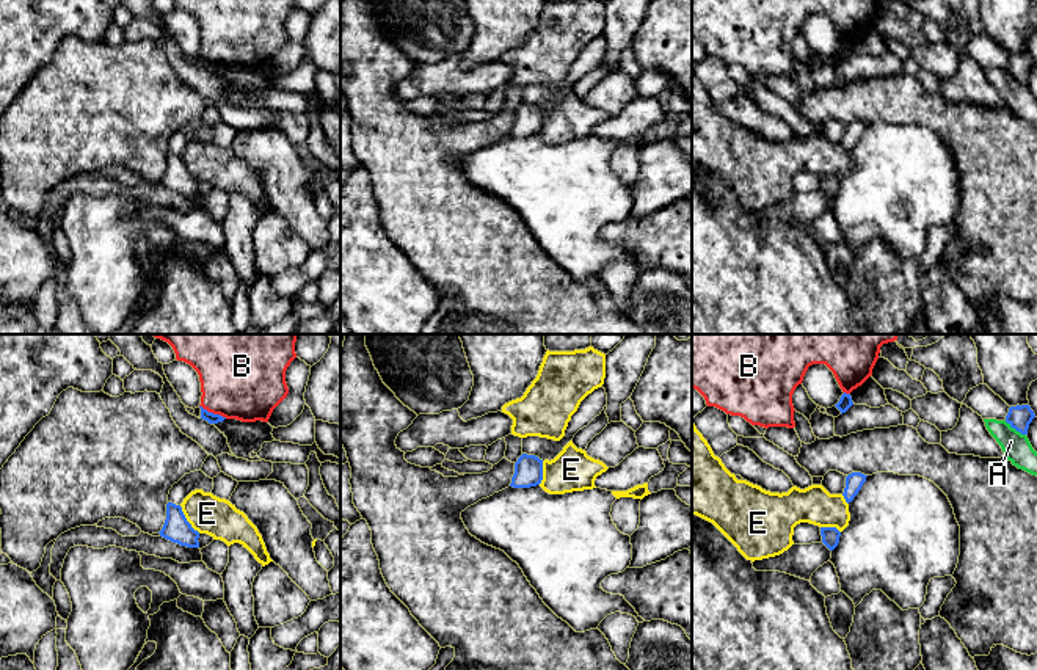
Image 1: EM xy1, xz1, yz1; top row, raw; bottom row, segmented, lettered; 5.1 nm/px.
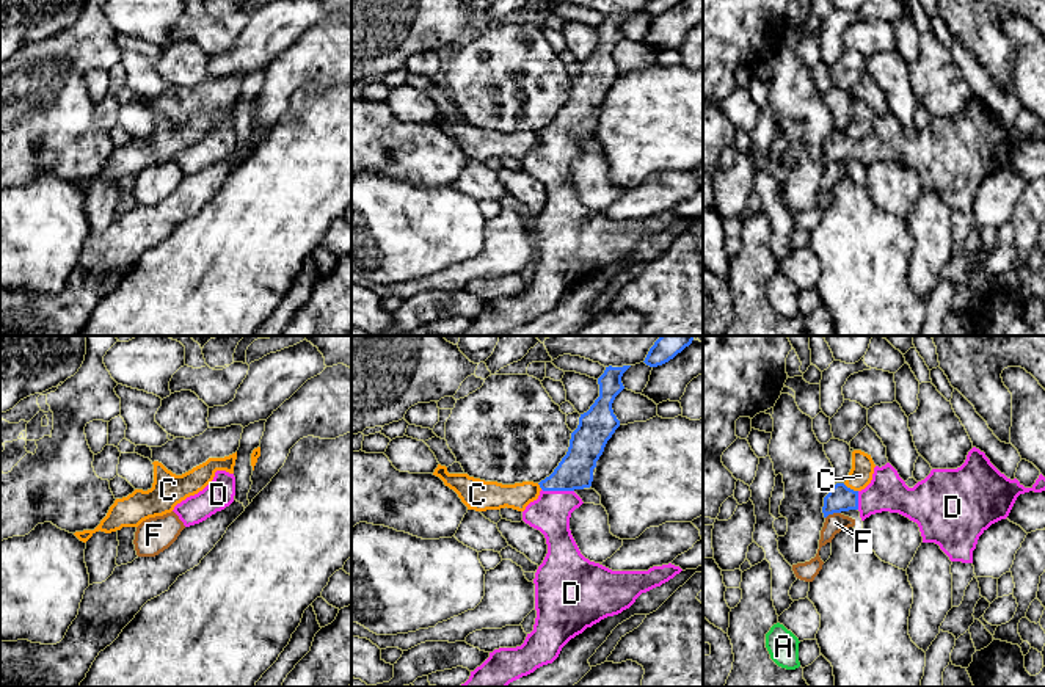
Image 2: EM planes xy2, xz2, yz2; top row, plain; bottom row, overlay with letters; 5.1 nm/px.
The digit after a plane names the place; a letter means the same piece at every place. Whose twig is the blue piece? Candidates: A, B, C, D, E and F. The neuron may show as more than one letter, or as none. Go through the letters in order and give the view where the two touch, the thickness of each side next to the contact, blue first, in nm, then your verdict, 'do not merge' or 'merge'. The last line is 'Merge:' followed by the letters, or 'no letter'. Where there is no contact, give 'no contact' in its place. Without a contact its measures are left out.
A: yz1 | 120/140 nm | do not merge
B: xy1 | 60/440 nm | do not merge
C: yz2 | 140/120 nm | do not merge
D: xz2 | 180/200 nm | merge
E: xy1 | 140/200 nm | do not merge
F: yz2 | 140/100 nm | do not merge
Merge: D

